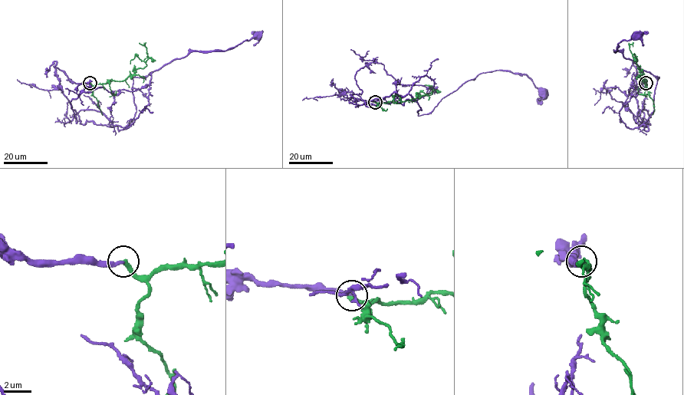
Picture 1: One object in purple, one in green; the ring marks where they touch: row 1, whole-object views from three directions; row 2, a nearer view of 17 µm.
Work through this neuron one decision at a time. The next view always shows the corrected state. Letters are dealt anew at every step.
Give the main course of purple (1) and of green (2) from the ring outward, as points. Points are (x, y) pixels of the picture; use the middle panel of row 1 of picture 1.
1: (376, 102), (341, 93), (366, 106), (415, 100), (419, 116), (497, 70), (525, 74), (541, 93)
2: (376, 102), (397, 103), (410, 100), (432, 93), (434, 89), (429, 85), (431, 89)

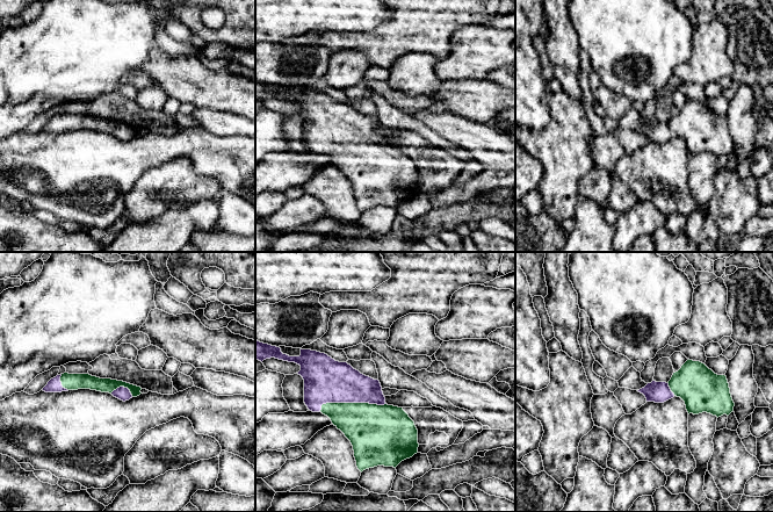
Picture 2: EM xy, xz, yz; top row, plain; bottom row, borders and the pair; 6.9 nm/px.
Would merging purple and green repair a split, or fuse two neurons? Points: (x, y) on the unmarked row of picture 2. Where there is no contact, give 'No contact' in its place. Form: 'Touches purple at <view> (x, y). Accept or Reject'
Touches purple at xz (351, 142). Accept

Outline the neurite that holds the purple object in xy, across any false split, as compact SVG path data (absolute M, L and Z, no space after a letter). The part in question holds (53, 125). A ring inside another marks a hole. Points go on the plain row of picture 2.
M64 113L51 118L43 128L45 132L62 132L78 129L91 129L101 132L109 132L114 137L125 142L139 136L142 128L111 118L100 118L89 114Z

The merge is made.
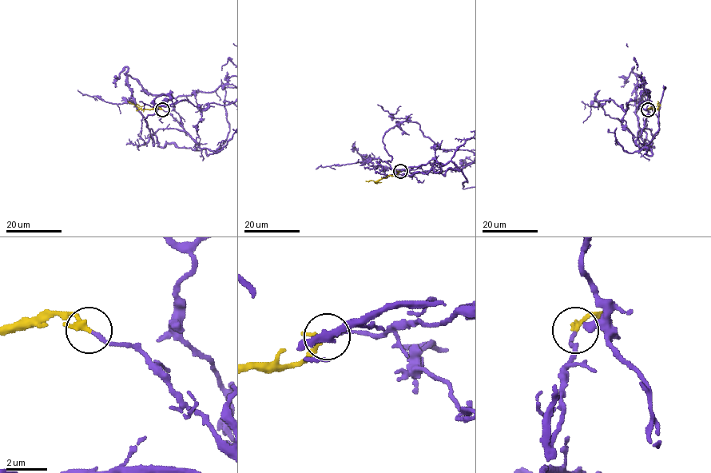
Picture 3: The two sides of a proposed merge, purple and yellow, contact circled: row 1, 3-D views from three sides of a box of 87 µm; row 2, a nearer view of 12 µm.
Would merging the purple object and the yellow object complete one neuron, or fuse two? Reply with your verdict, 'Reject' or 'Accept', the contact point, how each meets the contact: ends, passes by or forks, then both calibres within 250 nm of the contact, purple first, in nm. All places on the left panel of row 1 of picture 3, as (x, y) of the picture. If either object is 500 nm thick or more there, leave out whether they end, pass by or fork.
Accept. Place: (162, 109). At the ring purple ends. At the ring yellow passes by. Thickness 170 nm (purple) against 200 nm

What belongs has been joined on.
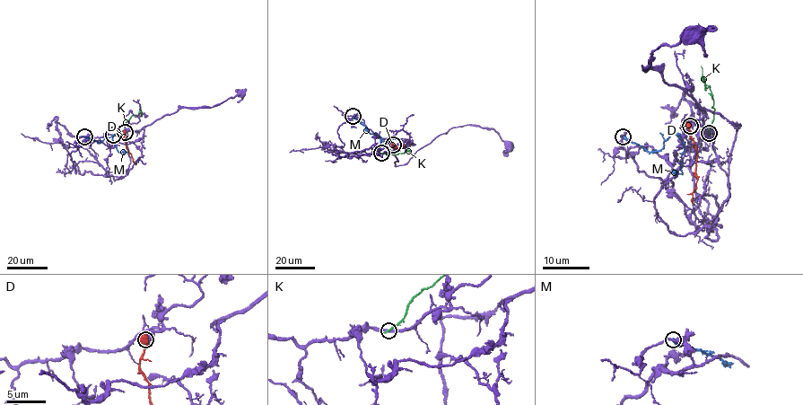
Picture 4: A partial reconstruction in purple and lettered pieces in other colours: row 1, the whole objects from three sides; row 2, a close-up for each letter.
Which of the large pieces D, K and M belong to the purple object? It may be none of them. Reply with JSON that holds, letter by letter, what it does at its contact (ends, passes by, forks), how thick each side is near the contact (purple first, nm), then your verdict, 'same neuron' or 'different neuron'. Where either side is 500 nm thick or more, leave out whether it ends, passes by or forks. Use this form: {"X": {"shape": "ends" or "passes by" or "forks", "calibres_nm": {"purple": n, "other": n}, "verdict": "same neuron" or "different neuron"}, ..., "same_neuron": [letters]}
{"D": {"calibres_nm": {"purple": 500, "other": 500}, "verdict": "different neuron"}, "K": {"shape": "ends", "calibres_nm": {"purple": 280, "other": 220}, "verdict": "different neuron"}, "M": {"shape": "ends", "calibres_nm": {"purple": 240, "other": 480}, "verdict": "different neuron"}, "same_neuron": []}

